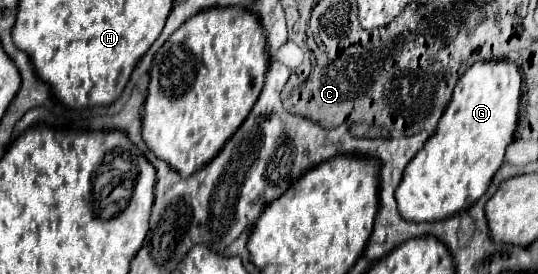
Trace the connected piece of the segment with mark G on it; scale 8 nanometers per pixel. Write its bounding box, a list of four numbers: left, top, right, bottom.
[396,60,522,222]

